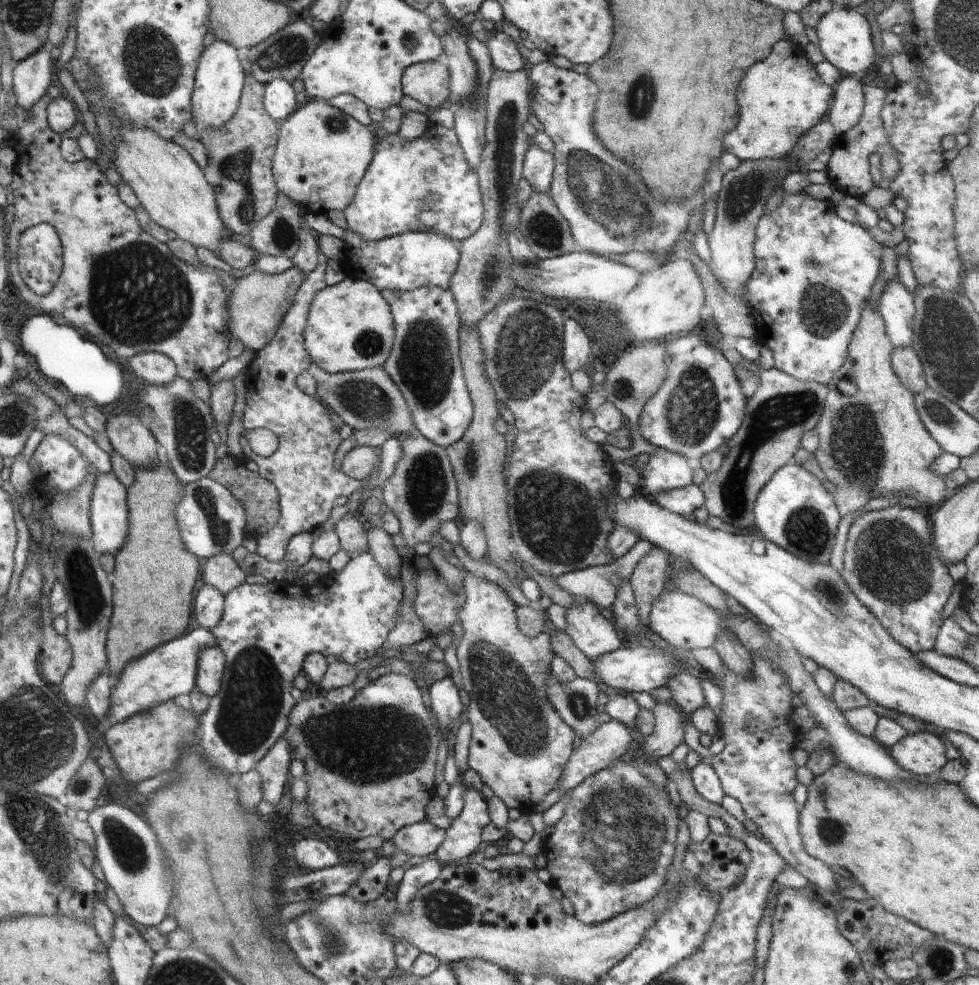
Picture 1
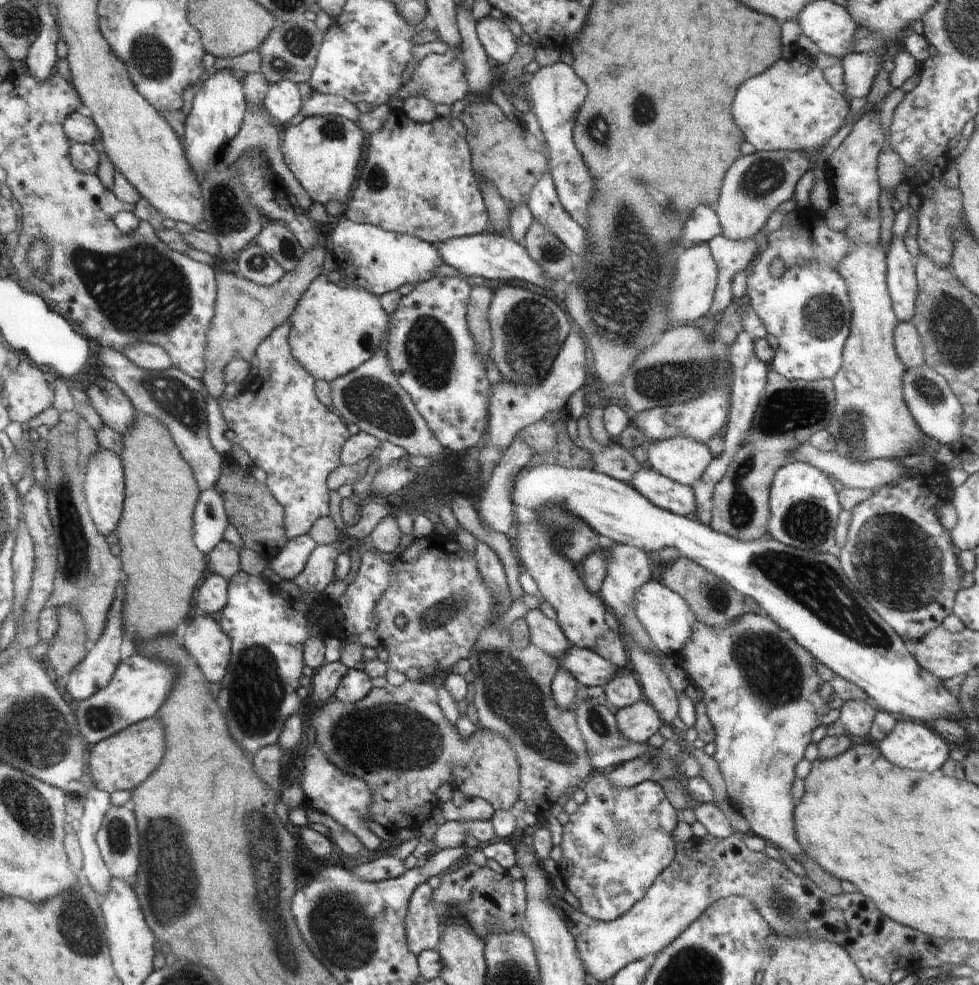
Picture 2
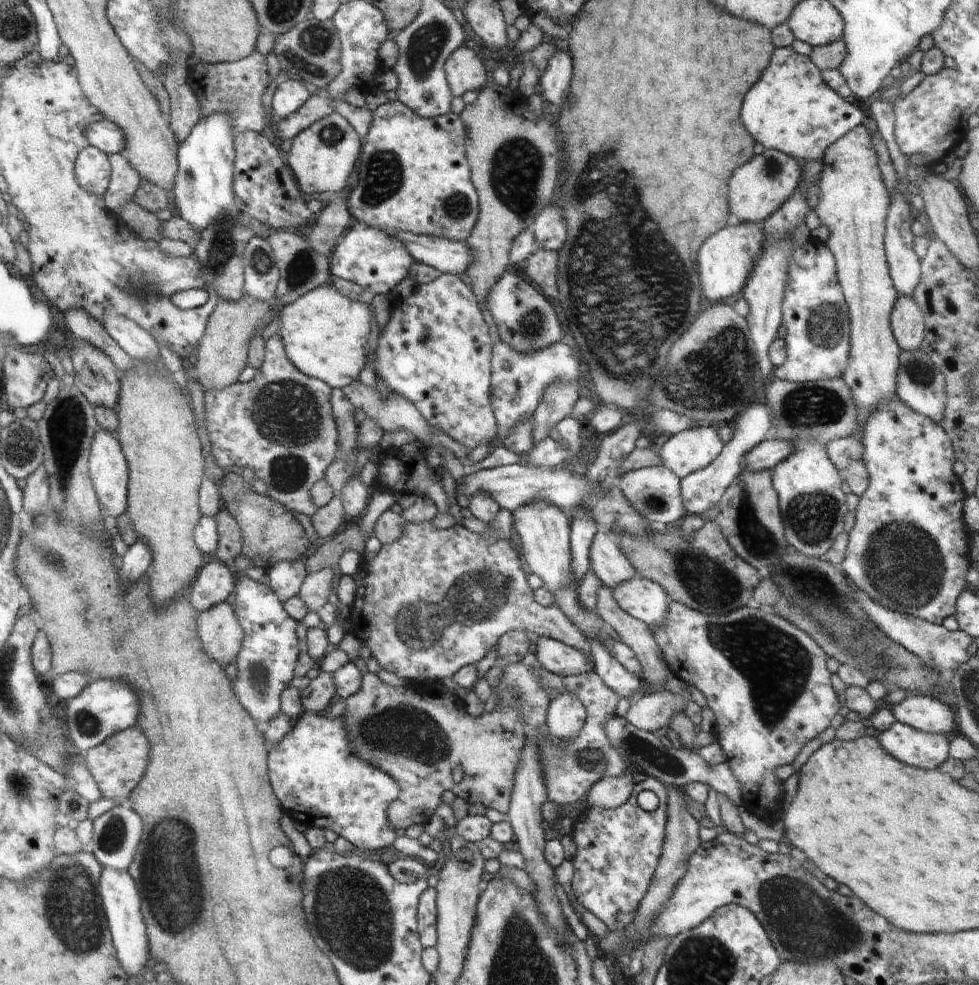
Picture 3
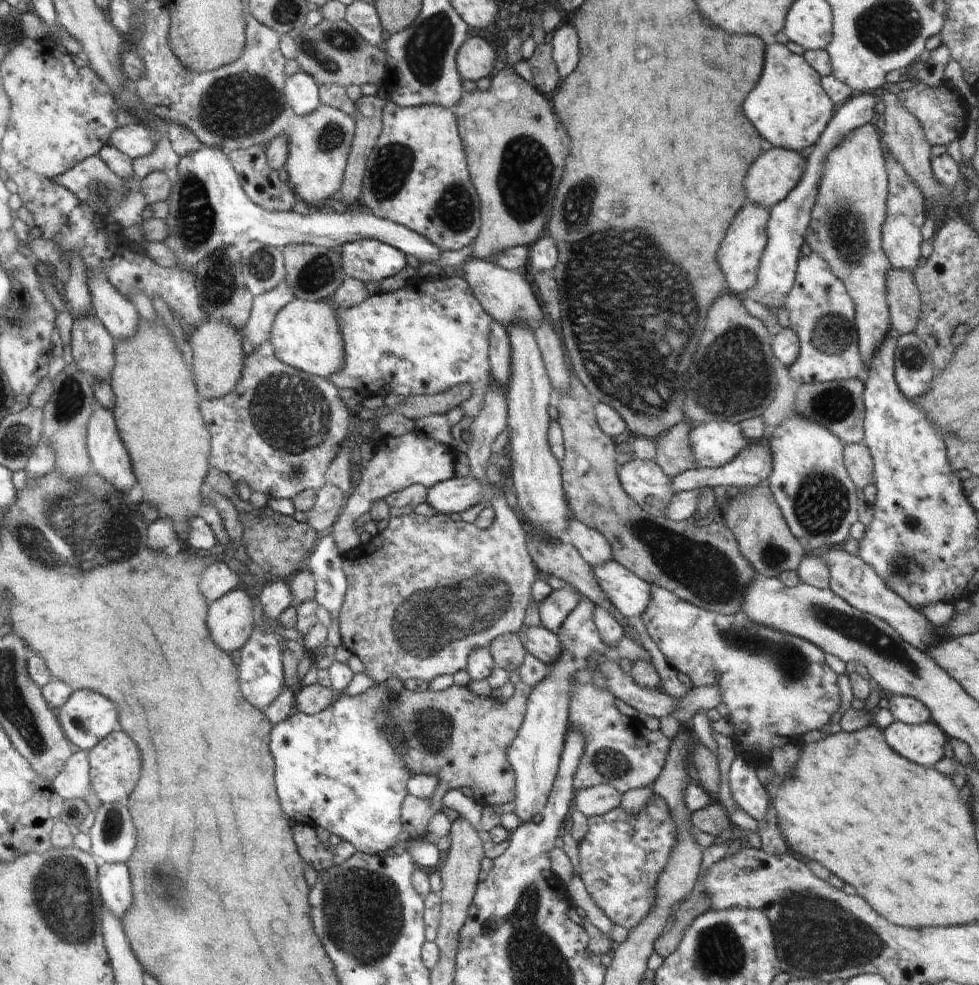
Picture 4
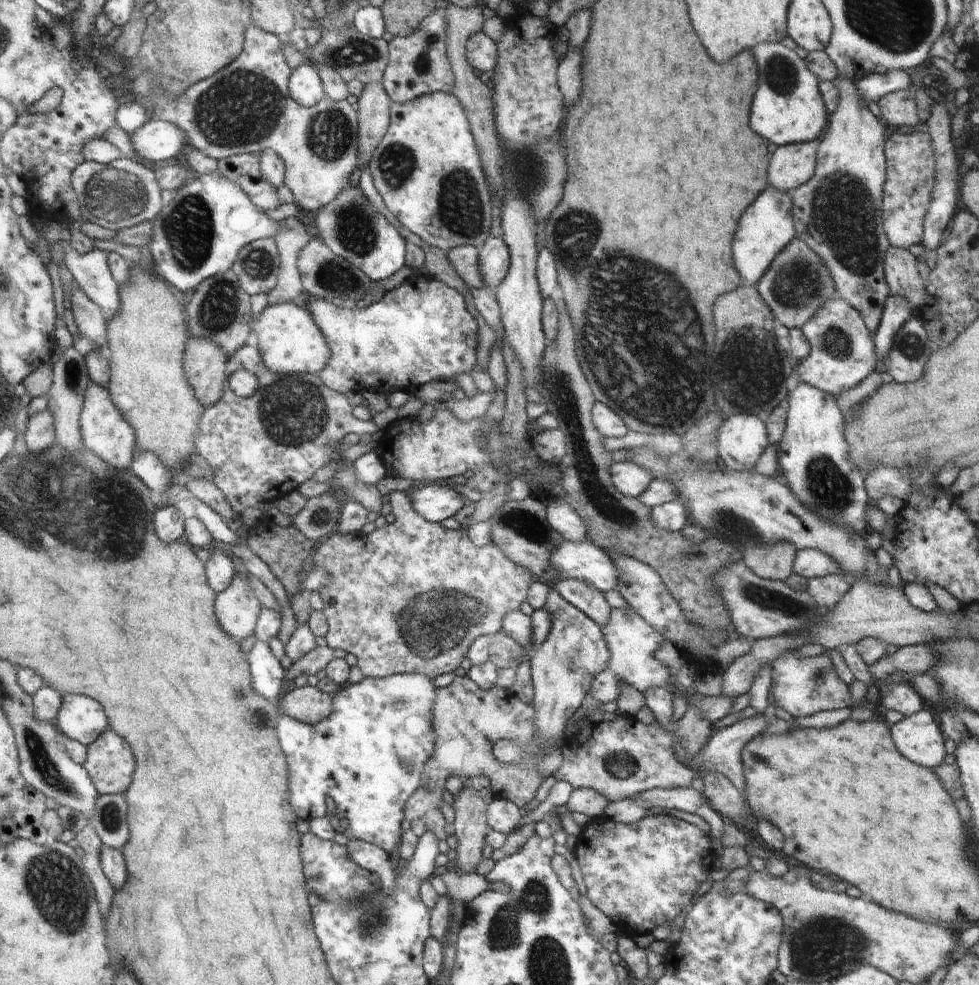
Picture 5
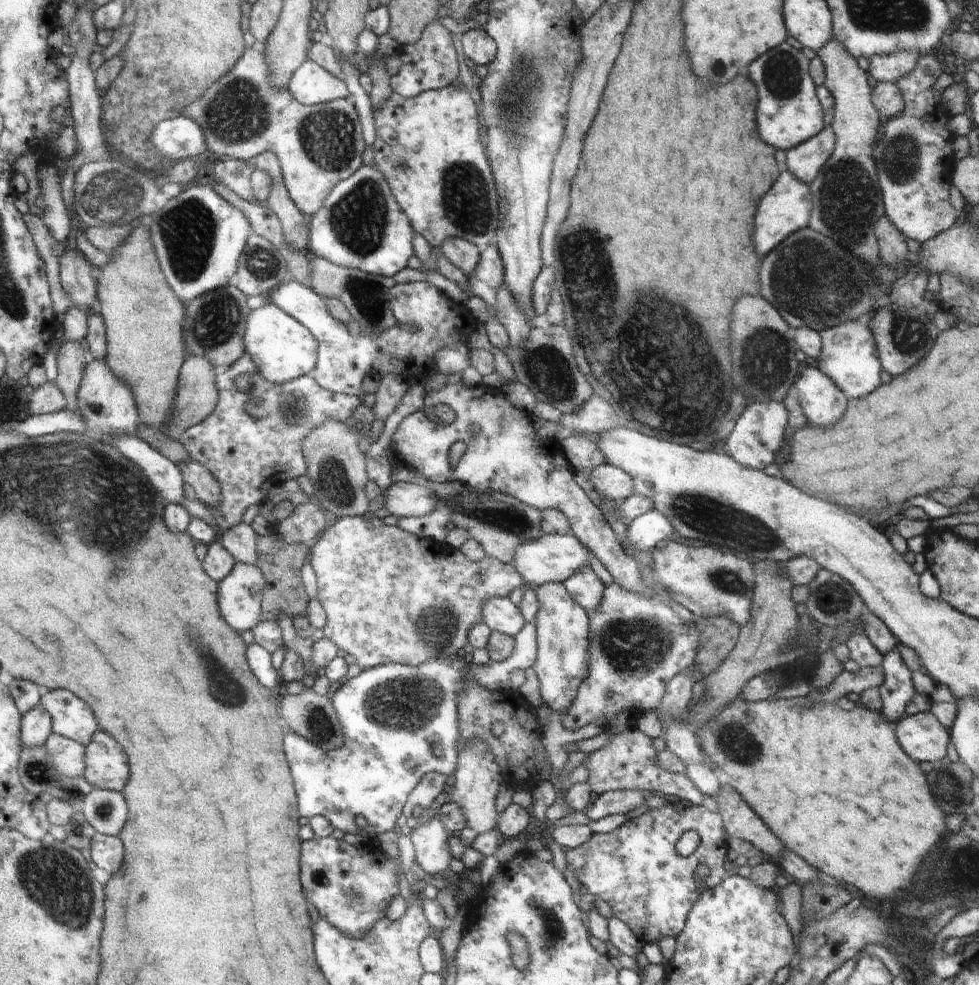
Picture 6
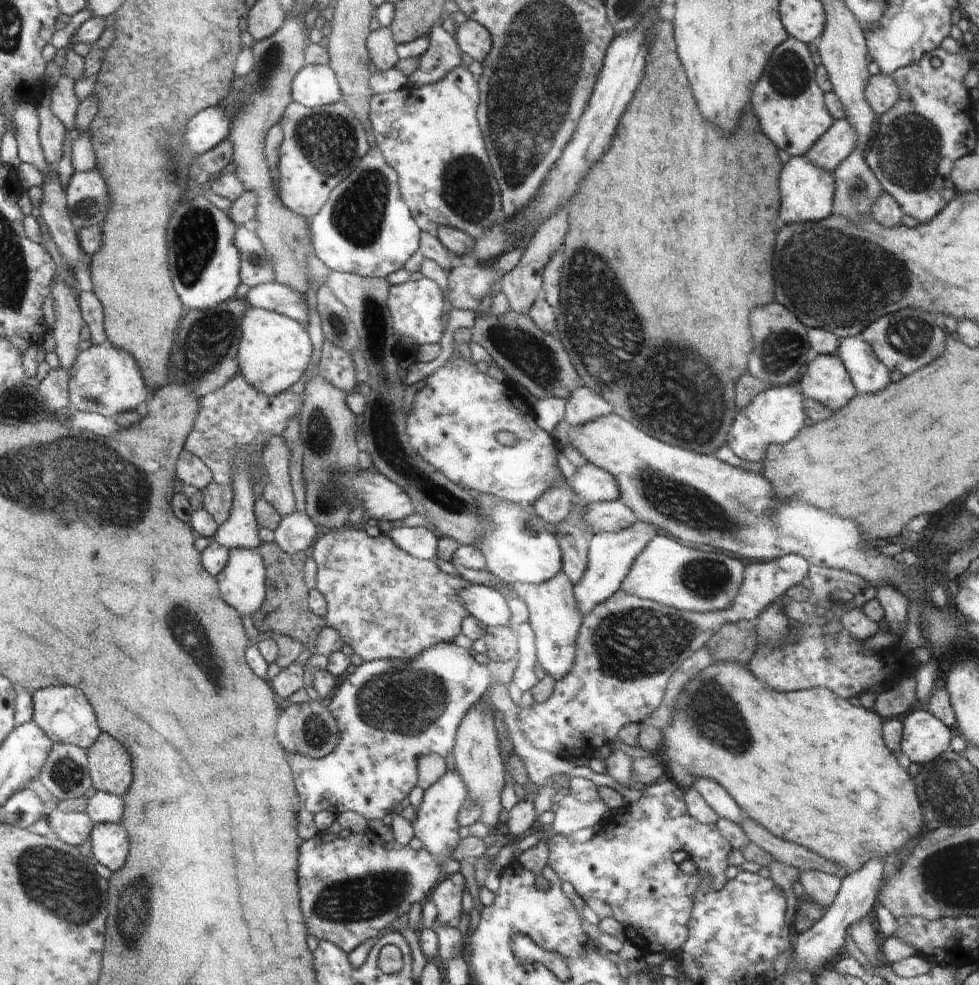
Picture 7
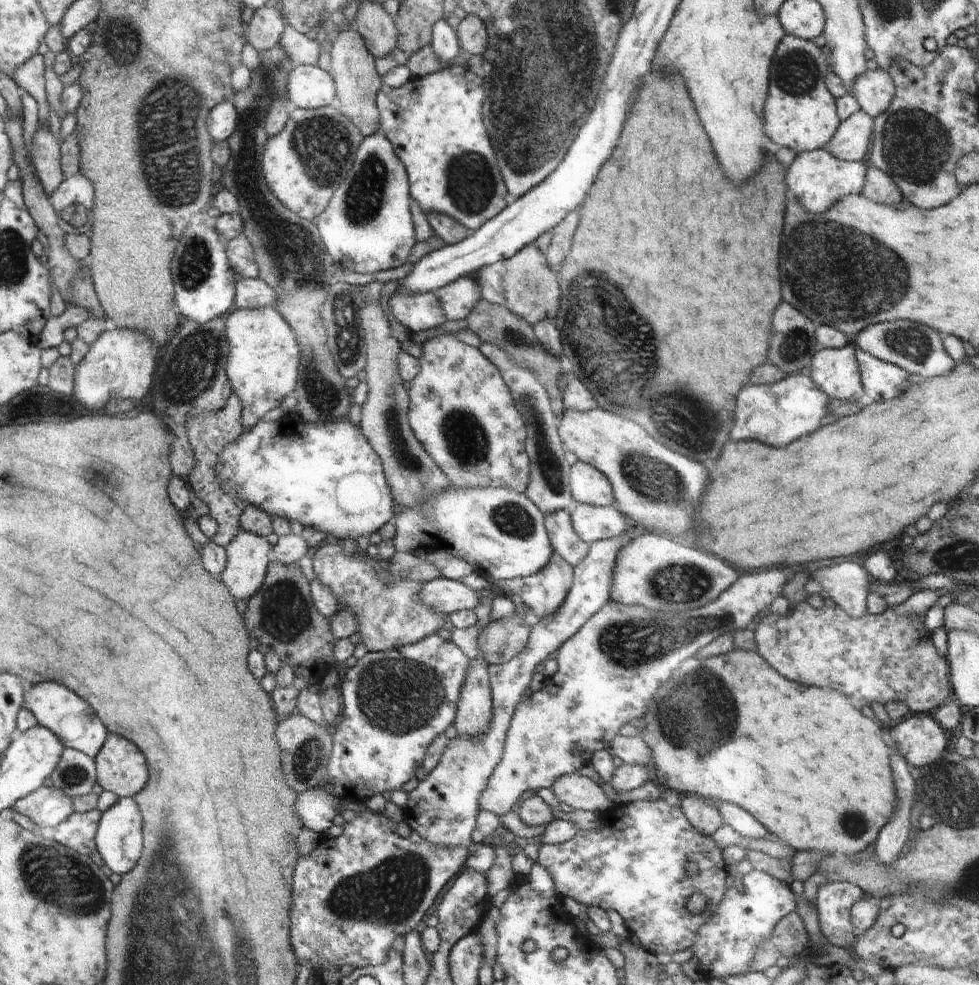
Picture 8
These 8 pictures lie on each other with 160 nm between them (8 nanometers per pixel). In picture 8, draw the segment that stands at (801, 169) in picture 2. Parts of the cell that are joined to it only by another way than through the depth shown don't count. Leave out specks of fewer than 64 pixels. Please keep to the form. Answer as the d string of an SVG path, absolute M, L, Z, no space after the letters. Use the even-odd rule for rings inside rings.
M860 109L841 121L825 148L839 159L860 163L868 157L872 134L873 118Z

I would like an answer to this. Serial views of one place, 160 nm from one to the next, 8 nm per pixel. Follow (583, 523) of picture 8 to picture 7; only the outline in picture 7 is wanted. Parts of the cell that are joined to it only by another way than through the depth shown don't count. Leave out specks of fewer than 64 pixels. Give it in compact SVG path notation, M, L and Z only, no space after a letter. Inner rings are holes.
M620 500L588 503L586 508L586 522L591 534L617 533L637 521L634 512Z

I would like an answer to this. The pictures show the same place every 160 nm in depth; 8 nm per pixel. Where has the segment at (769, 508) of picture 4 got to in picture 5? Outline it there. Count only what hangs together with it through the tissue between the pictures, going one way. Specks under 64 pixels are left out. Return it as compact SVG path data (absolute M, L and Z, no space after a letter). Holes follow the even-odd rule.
M782 542L766 549L743 548L743 561L756 575L769 581L785 581L793 573L797 551L793 544Z

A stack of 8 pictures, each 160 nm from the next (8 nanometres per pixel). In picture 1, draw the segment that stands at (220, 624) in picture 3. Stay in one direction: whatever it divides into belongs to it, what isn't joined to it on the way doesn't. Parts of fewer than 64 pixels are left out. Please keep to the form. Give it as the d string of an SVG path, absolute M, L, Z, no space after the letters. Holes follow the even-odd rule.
M217 644L200 652L195 681L198 691L211 697L219 692L226 672L226 662L224 651Z

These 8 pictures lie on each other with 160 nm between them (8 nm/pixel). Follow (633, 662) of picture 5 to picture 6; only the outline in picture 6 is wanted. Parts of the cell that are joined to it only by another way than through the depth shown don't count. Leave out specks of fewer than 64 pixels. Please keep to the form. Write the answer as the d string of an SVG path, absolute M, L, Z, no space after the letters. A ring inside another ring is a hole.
M617 582L605 586L602 598L590 612L590 676L577 688L570 709L561 712L561 724L568 730L582 729L594 722L610 726L610 722L623 712L636 715L644 711L658 712L666 686L675 674L693 667L699 649L699 632L695 622L689 623L676 614L661 595L644 596L621 587Z

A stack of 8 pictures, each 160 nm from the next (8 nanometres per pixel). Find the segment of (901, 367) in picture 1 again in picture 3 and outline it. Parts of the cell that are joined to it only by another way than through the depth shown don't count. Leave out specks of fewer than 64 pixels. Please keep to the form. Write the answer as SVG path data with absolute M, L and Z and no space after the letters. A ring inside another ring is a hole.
M898 297L892 309L891 329L902 351L920 349L925 335L925 324L920 308L913 298Z

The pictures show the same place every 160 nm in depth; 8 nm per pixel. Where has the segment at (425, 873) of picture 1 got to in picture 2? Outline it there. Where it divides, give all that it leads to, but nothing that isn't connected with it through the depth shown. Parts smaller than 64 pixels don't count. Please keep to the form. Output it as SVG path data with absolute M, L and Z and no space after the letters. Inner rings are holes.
M423 882L412 893L405 918L405 939L416 956L423 950L439 948L441 926L433 899L434 890Z

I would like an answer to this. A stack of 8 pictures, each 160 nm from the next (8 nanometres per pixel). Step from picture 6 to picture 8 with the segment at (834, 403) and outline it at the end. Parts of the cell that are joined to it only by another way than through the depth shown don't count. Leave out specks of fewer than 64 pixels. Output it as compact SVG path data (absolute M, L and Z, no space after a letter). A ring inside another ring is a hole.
M822 348L814 353L808 371L815 385L831 399L856 402L865 394L855 348Z

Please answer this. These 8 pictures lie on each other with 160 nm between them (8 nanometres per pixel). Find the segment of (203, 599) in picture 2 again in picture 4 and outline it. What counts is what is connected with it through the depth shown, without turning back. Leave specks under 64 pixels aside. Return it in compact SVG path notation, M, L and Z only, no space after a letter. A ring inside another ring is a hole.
M214 561L207 566L206 572L200 579L200 590L204 590L204 598L208 598L208 603L218 600L238 586L242 586L241 578L226 561Z

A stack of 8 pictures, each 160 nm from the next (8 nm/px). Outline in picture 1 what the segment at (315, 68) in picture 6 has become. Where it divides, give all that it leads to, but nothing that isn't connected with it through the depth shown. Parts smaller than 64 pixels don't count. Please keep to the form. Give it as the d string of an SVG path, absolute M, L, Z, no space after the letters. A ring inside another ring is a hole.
M282 79L271 80L266 85L263 105L266 107L267 113L277 122L288 118L296 110L294 88L288 84L288 81Z

